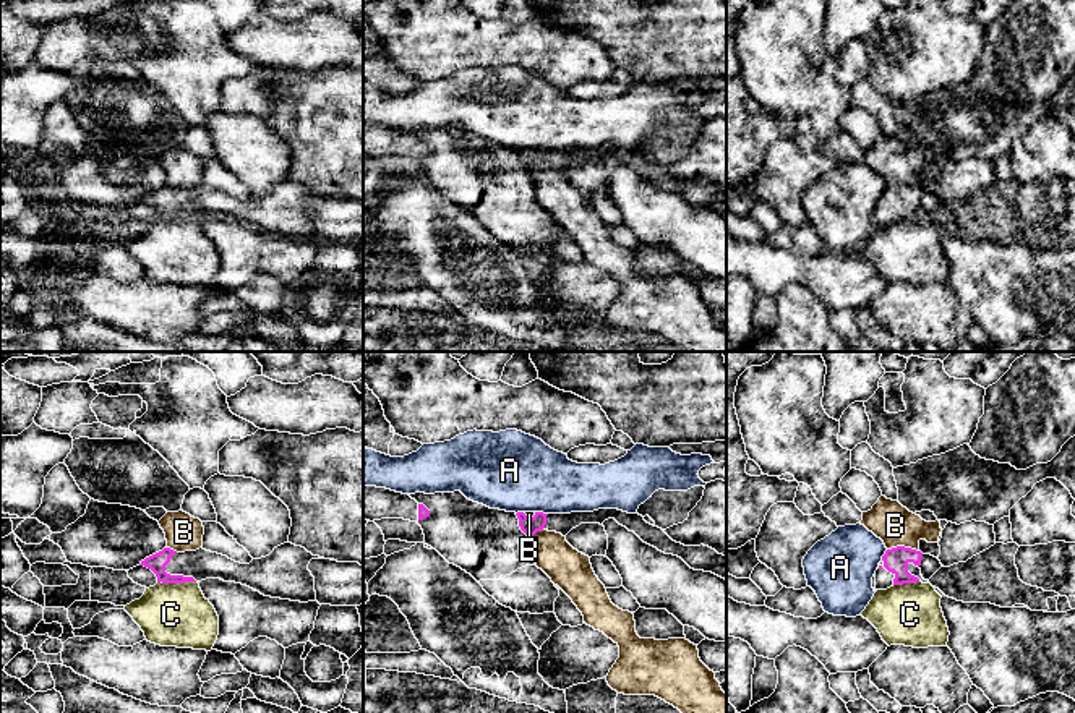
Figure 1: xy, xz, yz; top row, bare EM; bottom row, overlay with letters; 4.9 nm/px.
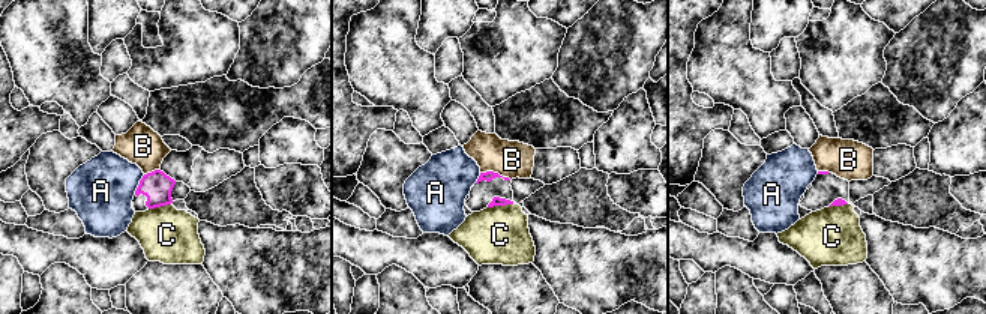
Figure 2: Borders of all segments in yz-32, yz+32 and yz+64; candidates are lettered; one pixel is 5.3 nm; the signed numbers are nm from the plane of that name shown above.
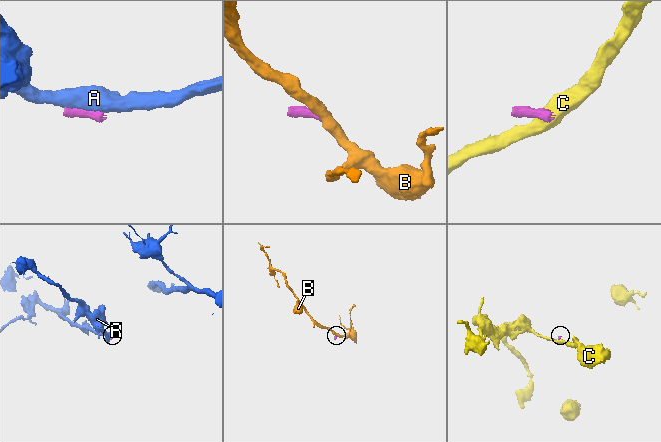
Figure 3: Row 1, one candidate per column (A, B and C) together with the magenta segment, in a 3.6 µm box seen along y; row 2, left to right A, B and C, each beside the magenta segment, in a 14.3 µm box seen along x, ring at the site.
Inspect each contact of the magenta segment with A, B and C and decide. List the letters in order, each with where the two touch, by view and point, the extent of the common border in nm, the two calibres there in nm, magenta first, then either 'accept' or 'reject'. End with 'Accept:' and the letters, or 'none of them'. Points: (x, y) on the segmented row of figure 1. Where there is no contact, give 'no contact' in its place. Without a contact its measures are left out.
A: meets magenta in xz at (542, 512); contact 70 nm long; 90 nm thick on the magenta side, 400 nm on the other; reject
B: meets magenta in yz at (903, 546); contact 160 nm long; 120 nm thick on the magenta side, 200 nm on the other; reject
C: meets magenta in xy at (177, 582); contact 190 nm long; 90 nm thick on the magenta side, 320 nm on the other; reject
Accept: none of them

